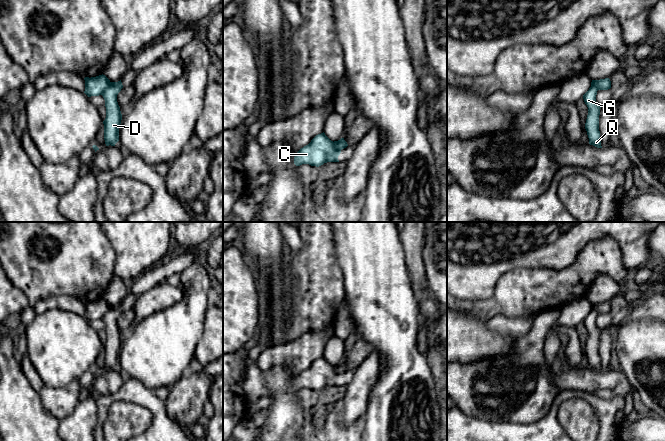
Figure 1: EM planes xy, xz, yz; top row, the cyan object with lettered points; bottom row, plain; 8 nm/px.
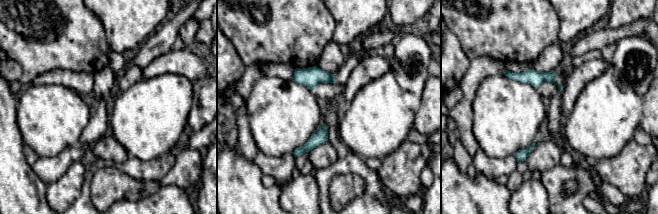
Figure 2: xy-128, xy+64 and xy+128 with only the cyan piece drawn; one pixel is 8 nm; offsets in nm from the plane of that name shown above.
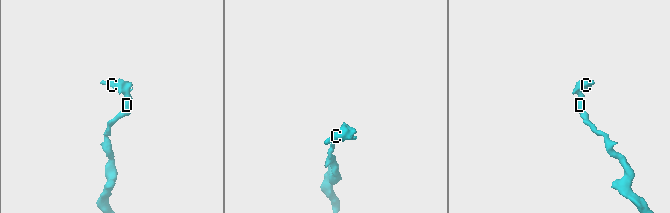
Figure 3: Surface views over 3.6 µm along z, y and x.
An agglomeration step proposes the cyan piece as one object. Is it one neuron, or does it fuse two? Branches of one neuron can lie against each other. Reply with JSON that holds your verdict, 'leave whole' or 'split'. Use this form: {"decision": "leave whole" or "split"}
{"decision": "split"}

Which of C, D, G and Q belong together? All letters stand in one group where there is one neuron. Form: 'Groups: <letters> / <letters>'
Groups: C / D G Q

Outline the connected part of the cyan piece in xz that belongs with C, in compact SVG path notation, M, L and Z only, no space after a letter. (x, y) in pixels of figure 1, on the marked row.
M325 133L316 135L311 142L301 148L294 157L294 164L300 166L309 164L319 167L327 162L339 162L338 156L341 150L337 150Z

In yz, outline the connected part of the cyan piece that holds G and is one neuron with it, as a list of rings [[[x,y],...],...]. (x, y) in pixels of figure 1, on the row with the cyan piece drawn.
[[[591,86],[583,95],[584,102],[588,107],[585,129],[589,138],[589,144],[597,148],[602,148],[599,131],[599,115],[601,107],[596,102],[597,91],[598,89],[595,86]]]

